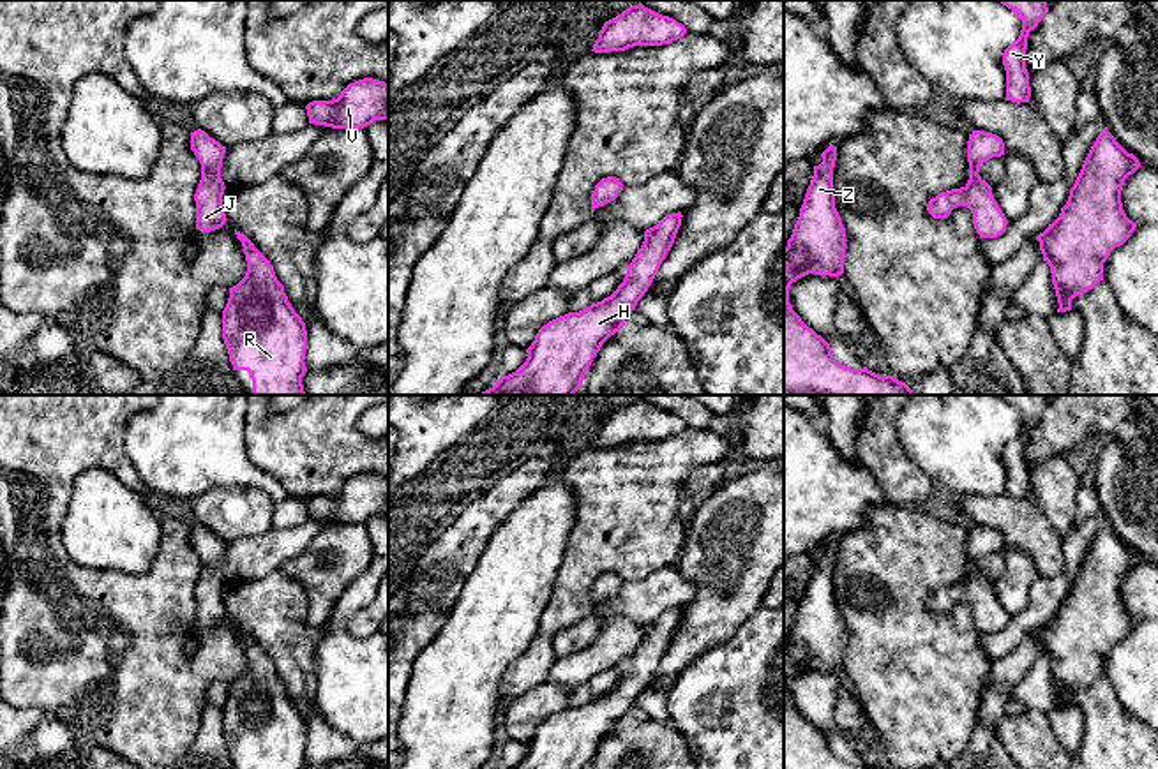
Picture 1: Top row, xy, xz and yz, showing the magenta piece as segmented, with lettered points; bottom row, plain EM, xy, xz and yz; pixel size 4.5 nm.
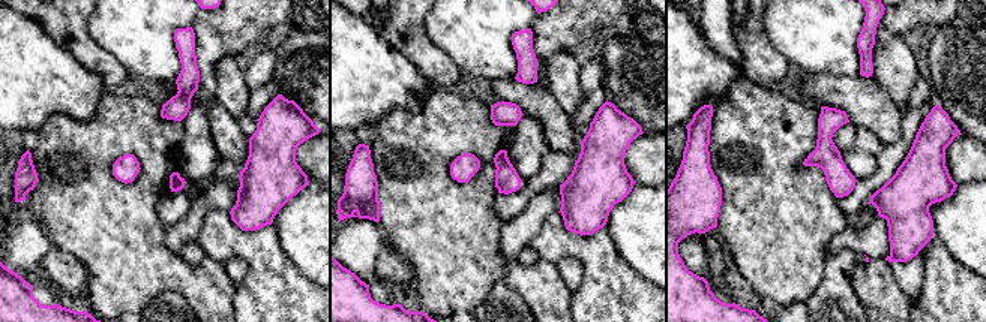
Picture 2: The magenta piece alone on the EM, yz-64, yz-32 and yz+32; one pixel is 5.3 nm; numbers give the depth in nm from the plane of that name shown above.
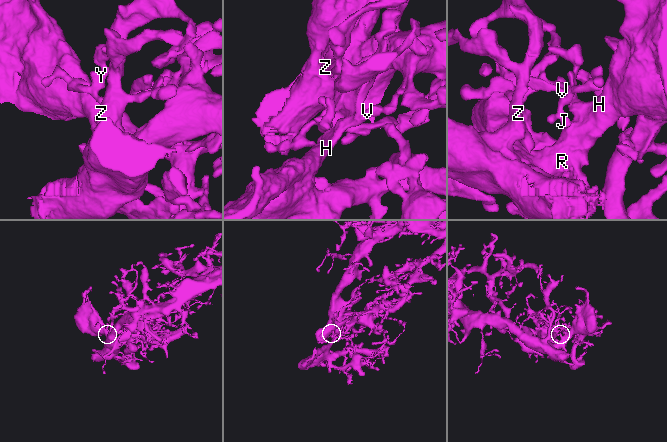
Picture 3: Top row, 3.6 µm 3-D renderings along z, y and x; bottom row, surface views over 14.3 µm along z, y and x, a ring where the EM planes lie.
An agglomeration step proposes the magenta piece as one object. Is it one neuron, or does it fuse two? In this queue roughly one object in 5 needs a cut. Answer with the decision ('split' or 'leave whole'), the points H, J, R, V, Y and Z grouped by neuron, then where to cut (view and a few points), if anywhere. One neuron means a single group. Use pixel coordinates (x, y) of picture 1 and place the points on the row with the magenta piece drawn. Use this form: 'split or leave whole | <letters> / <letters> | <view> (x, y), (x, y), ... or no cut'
leave whole | H J R V Y Z | no cut

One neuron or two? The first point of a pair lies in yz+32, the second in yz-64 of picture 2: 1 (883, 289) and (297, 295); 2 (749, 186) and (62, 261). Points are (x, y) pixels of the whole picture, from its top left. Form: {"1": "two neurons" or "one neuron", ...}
{"1": "two neurons", "2": "two neurons"}

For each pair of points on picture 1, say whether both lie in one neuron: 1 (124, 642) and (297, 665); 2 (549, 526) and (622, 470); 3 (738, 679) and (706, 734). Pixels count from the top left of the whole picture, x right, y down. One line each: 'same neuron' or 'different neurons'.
1: different neurons
2: different neurons
3: same neuron

